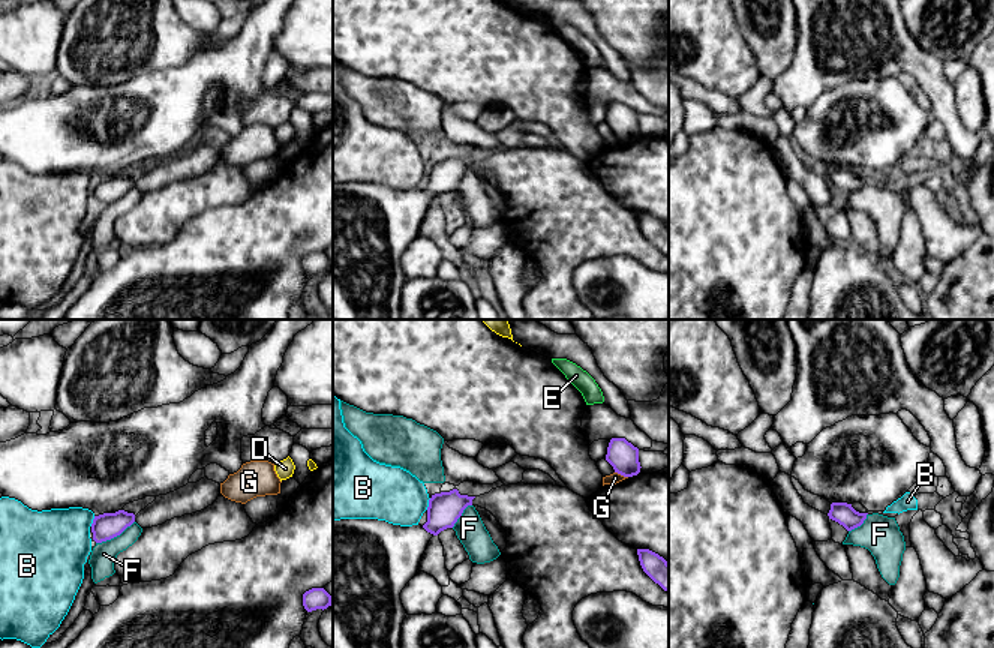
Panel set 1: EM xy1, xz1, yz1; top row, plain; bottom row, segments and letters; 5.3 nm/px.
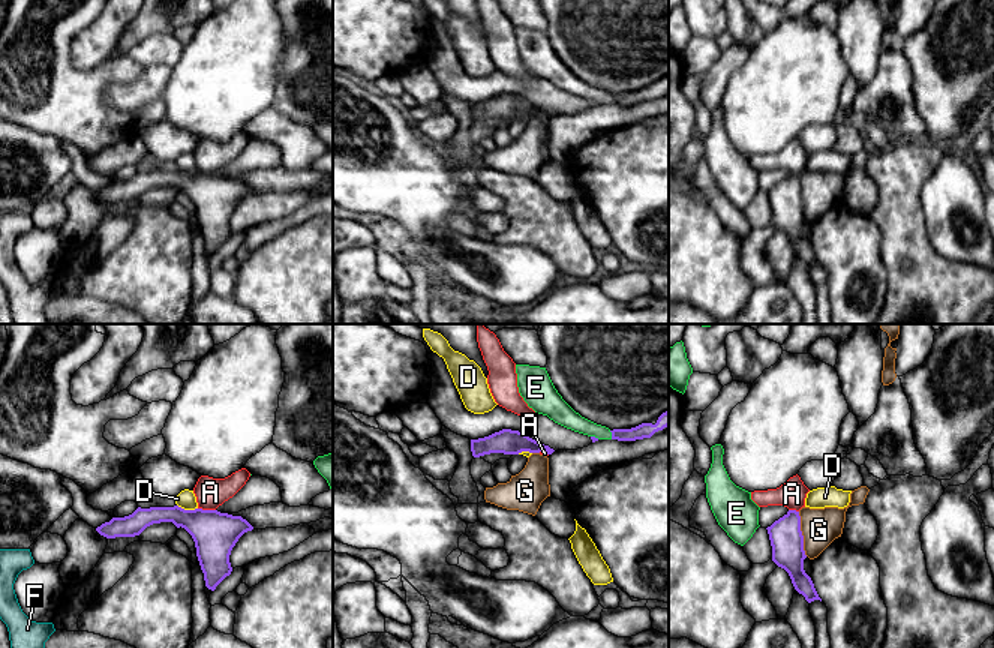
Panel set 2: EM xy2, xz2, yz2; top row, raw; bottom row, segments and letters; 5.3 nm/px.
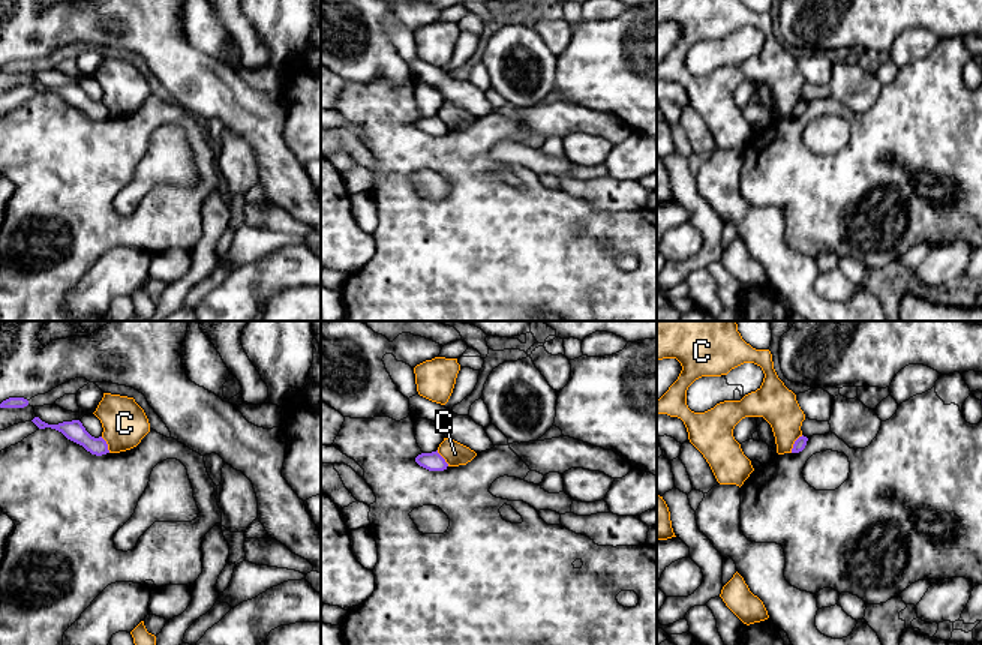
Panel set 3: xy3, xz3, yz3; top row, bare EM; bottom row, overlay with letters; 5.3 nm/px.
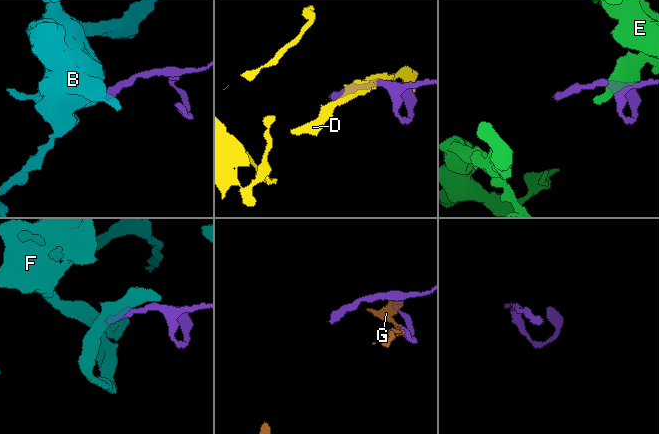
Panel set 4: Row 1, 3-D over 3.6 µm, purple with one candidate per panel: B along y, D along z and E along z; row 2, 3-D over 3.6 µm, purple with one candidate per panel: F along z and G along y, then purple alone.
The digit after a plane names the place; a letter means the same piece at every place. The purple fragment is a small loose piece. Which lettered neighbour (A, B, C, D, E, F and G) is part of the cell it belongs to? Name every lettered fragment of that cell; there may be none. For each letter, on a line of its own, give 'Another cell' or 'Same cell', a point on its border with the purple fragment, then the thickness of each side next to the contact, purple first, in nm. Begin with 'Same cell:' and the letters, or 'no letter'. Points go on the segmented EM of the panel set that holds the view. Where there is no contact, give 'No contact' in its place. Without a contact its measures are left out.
Same cell: no letter
A: Another cell. Touches purple at xy2 (207, 510). Thickness 240 nm (purple) against 160 nm
B: Another cell. Touches purple at xz1 (429, 504). Thickness 180 nm (purple) against 300 nm
C: Another cell. Touches purple at yz3 (795, 443). Thickness 70 nm (purple) against 200 nm
D: Another cell. Touches purple at xy2 (188, 510). Thickness 240 nm (purple) against 100 nm
E: Another cell. Touches purple at xz2 (612, 435). Thickness 80 nm (purple) against 100 nm
F: Another cell. Touches purple at xy1 (114, 536). Thickness 140 nm (purple) against 130 nm
G: Another cell. Touches purple at yz2 (801, 534). Thickness 180 nm (purple) against 200 nm

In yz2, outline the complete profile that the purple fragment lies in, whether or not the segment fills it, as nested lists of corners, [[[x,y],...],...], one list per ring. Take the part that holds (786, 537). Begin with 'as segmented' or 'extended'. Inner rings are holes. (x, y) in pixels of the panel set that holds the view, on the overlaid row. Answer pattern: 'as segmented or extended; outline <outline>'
as segmented; outline [[[789,510],[783,518],[766,528],[772,546],[772,561],[784,568],[795,590],[808,603],[820,600],[811,578],[804,570],[804,536],[801,531],[801,516],[796,510]]]

